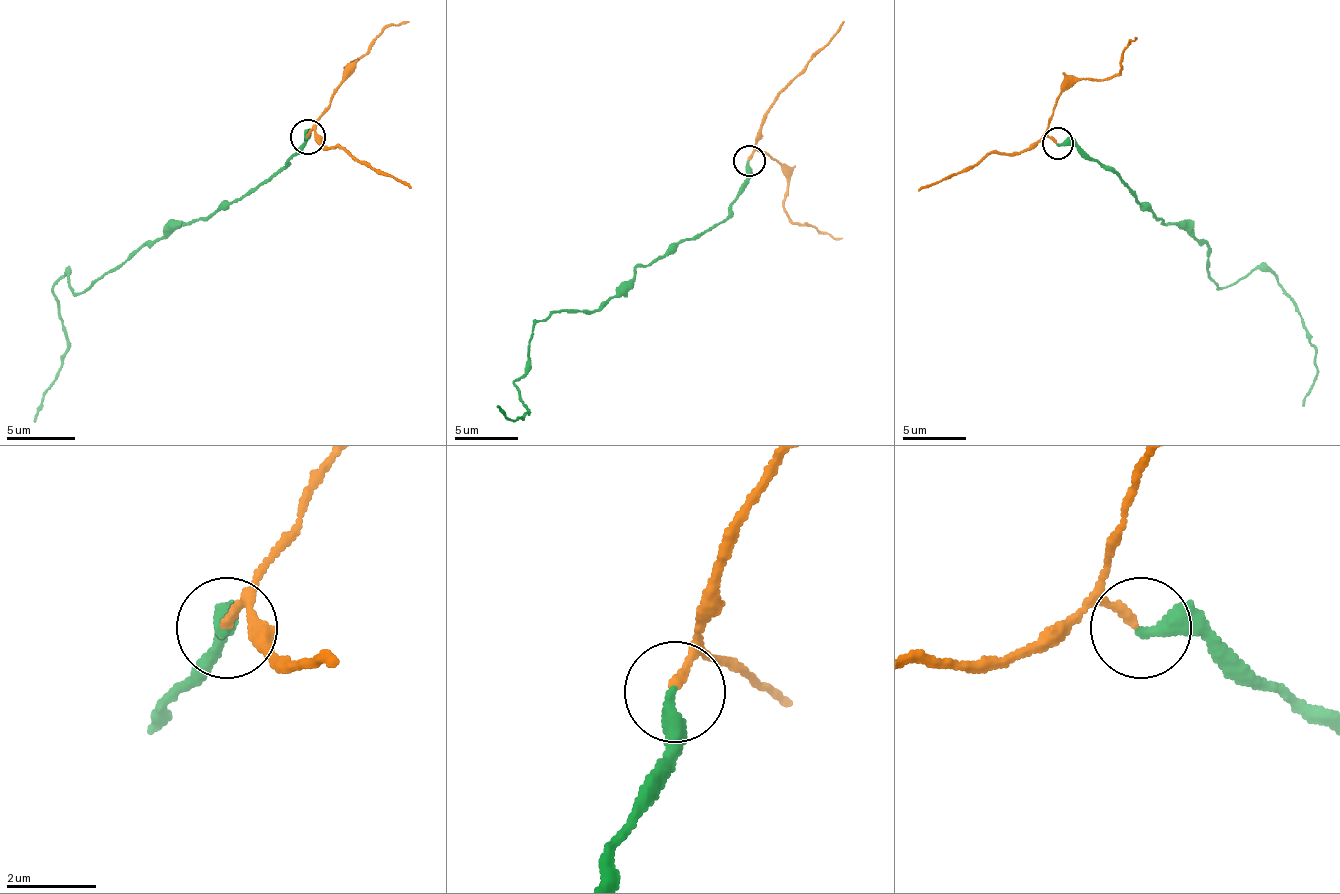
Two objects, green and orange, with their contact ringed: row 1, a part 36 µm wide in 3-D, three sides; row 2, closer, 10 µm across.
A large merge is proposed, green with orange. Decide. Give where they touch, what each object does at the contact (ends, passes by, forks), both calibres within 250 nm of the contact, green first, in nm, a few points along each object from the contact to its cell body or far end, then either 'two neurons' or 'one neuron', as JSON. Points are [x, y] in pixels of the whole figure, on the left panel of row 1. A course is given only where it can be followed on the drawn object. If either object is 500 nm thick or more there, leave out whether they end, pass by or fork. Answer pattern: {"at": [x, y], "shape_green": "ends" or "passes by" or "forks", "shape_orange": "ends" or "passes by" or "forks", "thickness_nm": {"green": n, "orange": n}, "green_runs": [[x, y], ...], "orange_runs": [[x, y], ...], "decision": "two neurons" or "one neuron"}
{"at": [307, 137], "shape_green": "ends", "shape_orange": "ends", "thickness_nm": {"green": 340, "orange": 190}, "green_runs": [[308, 136], [274, 173], [212, 215], [140, 246], [78, 294], [68, 273], [58, 283], [68, 349], [34, 421]], "orange_runs": [[308, 136], [332, 91], [350, 74], [350, 67], [346, 67], [387, 26], [408, 22]], "decision": "one neuron"}

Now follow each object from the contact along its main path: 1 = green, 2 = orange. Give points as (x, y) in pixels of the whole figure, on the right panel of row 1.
1: (1058, 142), (1081, 146), (1153, 215), (1207, 244), (1220, 288), (1254, 269), (1277, 278), (1315, 348), (1302, 405)
2: (1055, 142), (1046, 133), (1055, 101), (1081, 79), (1109, 79), (1134, 38)

